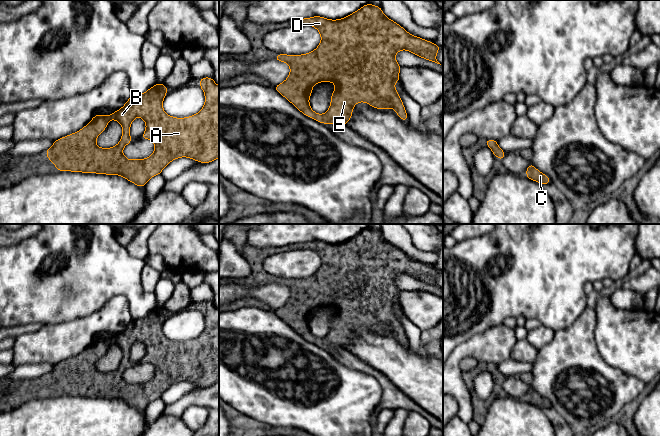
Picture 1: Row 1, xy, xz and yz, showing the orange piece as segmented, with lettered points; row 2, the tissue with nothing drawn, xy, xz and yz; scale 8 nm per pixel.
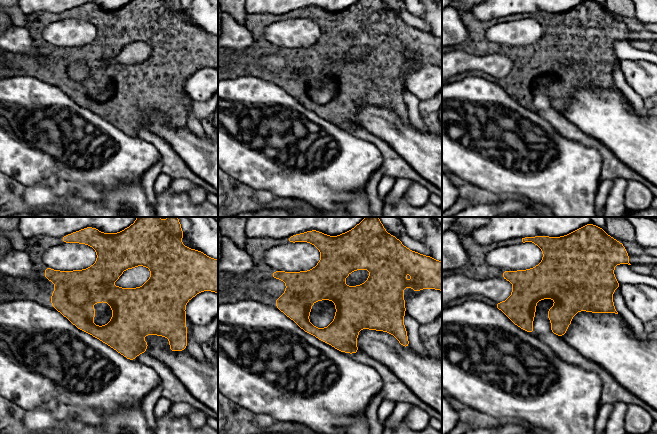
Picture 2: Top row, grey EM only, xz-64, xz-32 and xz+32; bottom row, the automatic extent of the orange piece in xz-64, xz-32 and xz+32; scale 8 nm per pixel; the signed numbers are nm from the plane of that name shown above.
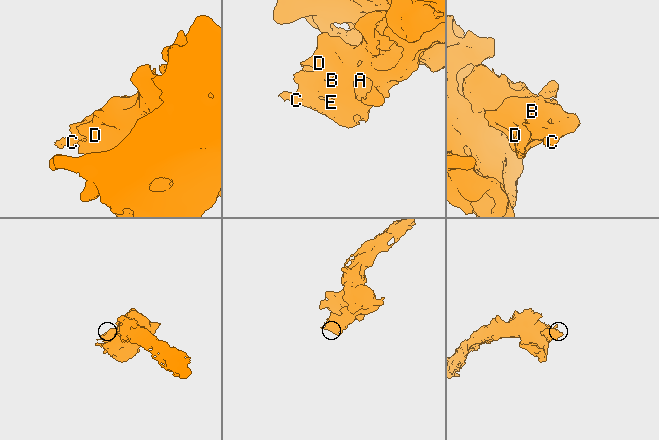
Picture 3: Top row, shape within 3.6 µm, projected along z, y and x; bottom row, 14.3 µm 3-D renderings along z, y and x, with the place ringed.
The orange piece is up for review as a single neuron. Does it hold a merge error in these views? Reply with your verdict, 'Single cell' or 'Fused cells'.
Single cell

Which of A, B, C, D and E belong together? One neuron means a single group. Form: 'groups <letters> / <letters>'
groups A B C D E

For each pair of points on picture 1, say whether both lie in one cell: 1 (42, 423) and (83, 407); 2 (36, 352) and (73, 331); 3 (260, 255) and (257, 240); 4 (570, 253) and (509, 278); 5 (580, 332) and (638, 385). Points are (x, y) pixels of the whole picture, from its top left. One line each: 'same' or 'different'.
1: same
2: same
3: different
4: same
5: same

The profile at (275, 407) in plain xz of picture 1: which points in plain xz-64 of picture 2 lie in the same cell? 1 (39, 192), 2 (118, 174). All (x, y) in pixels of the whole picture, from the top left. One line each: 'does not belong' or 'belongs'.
1: does not belong
2: belongs

